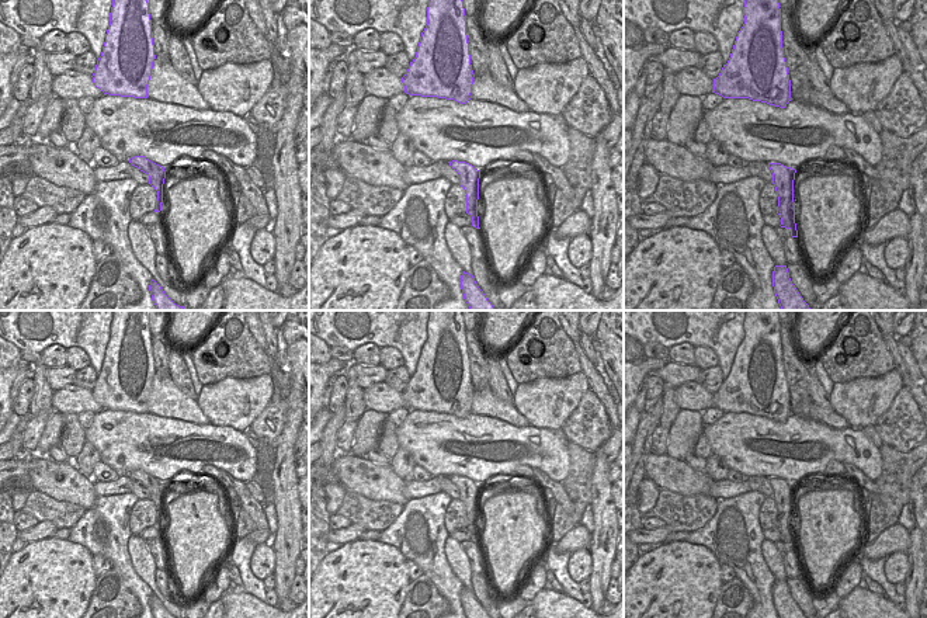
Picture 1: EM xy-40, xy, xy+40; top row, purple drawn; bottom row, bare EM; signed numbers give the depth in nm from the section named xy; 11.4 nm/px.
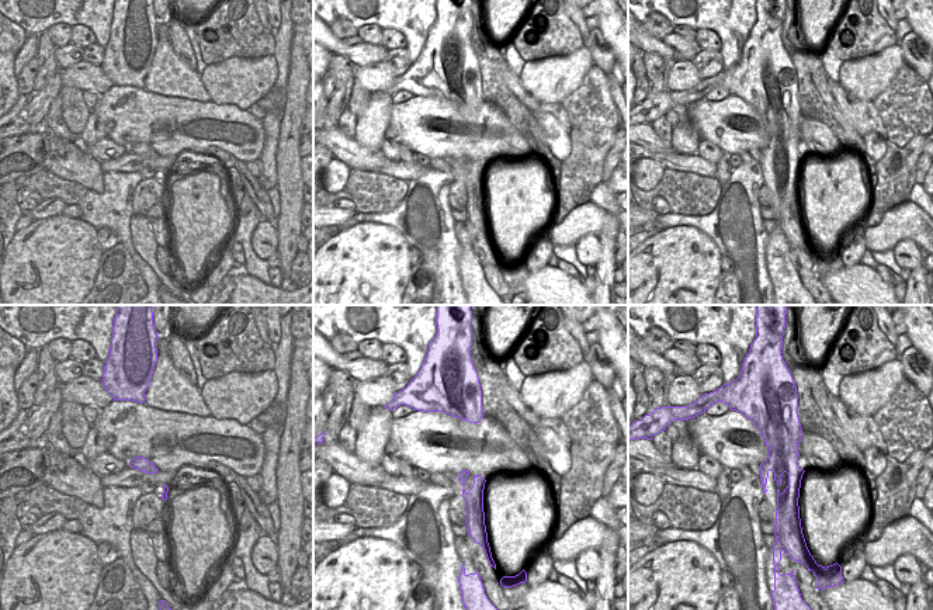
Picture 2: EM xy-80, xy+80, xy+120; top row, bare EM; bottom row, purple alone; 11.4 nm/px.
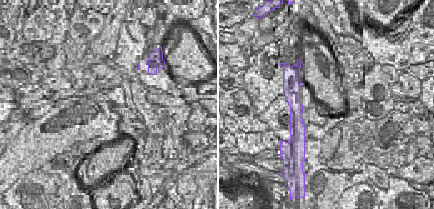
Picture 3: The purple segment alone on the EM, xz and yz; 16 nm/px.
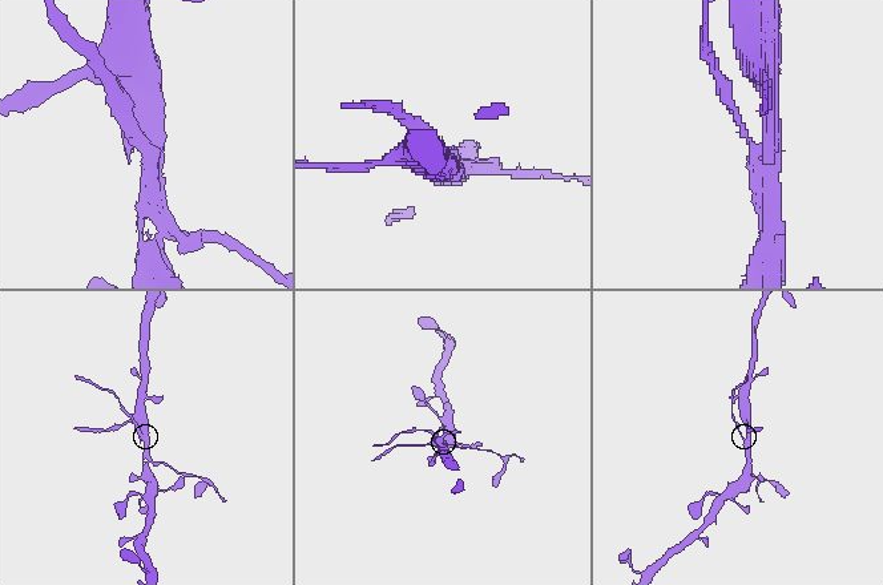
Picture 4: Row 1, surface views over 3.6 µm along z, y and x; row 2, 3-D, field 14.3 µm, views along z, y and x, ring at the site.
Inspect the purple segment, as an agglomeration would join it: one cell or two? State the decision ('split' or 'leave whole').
split

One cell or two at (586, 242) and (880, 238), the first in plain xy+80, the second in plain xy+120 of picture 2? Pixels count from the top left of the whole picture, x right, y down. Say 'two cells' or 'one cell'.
two cells

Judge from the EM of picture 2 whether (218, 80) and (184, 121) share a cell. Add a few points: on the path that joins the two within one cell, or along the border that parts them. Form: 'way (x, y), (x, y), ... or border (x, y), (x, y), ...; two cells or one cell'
border (211, 100), (215, 103), (232, 103), (243, 110); two cells

